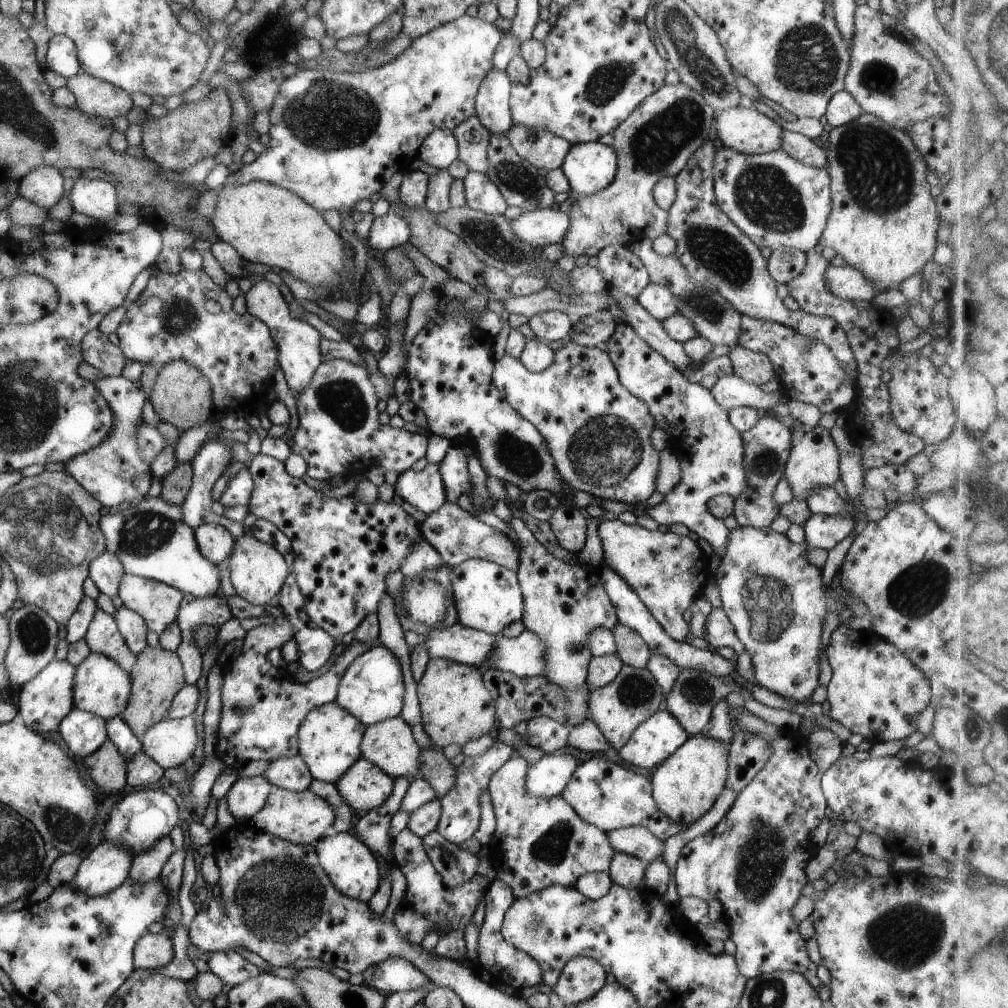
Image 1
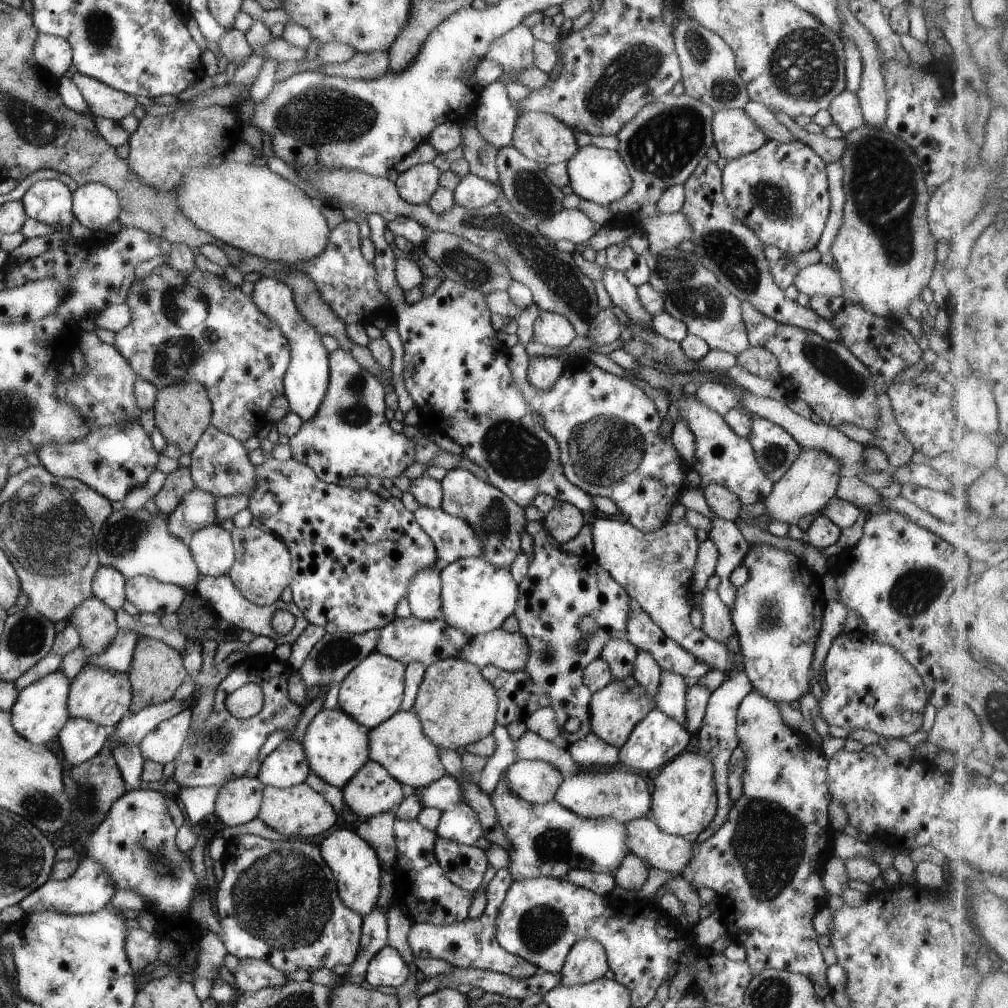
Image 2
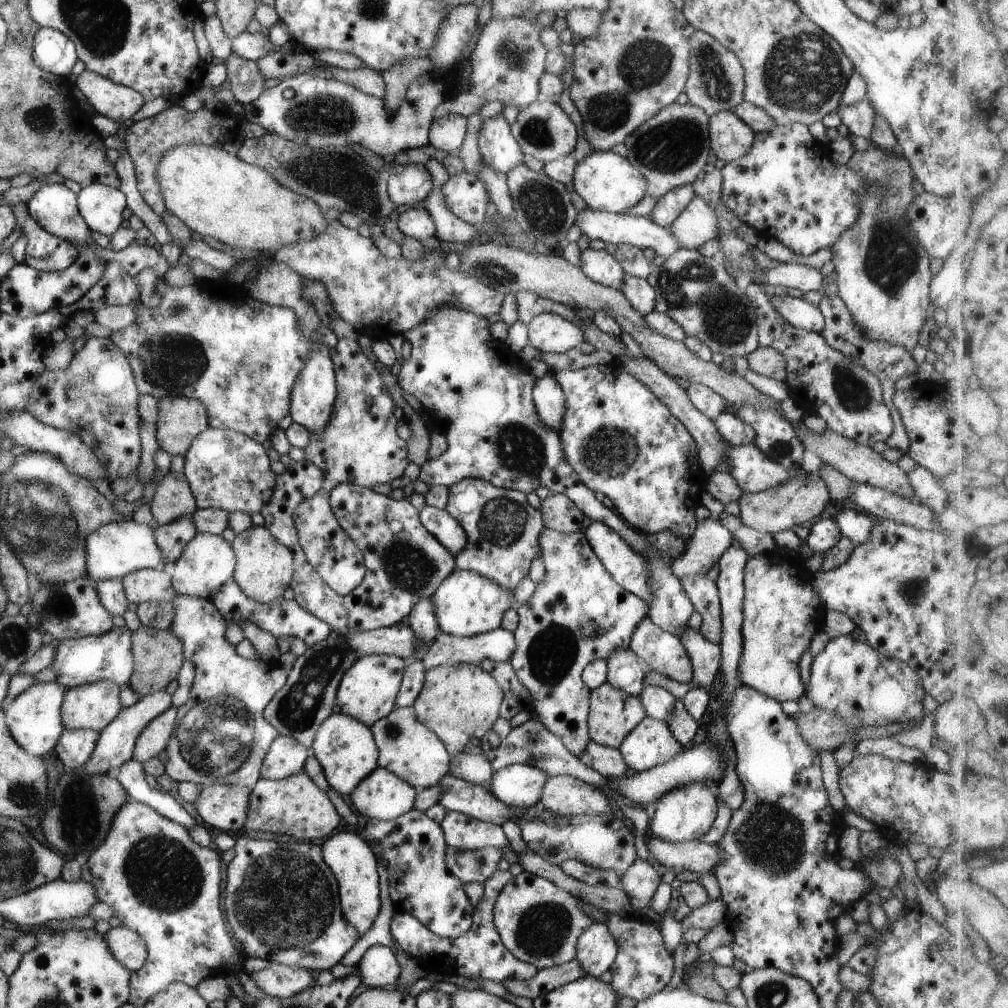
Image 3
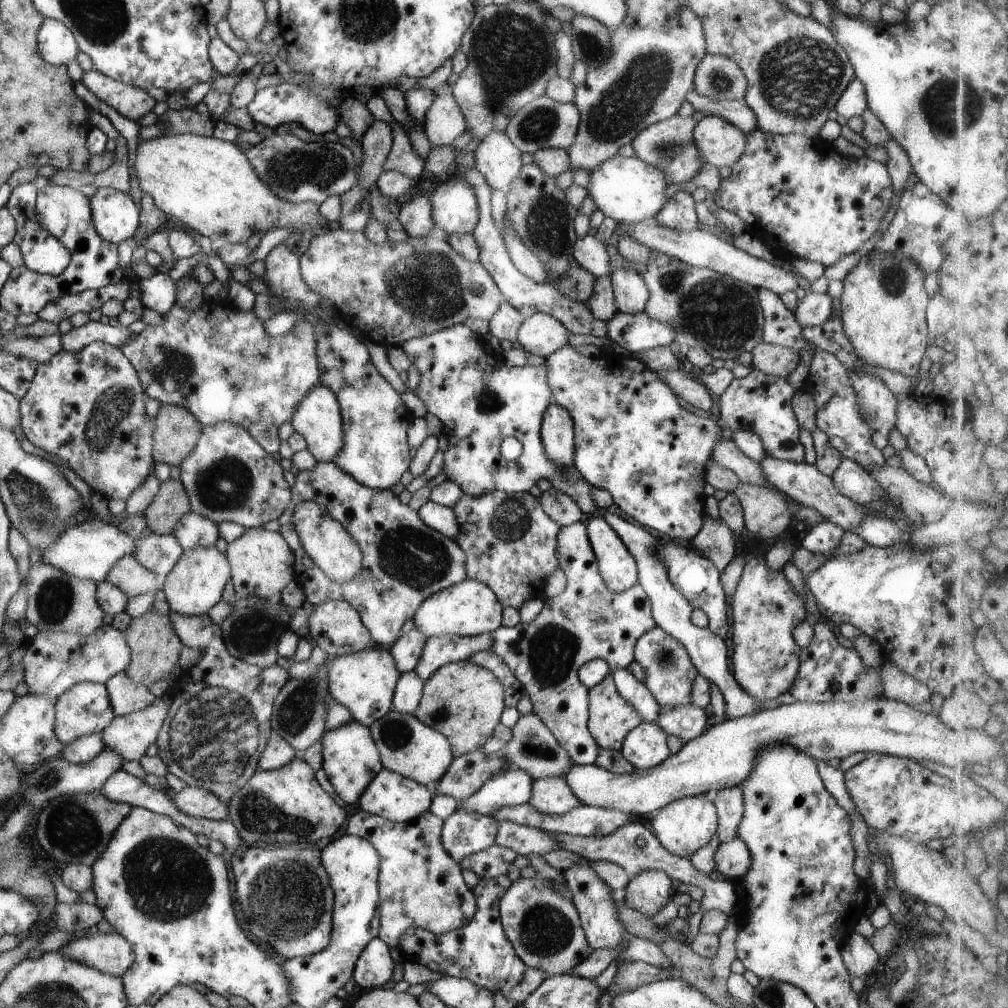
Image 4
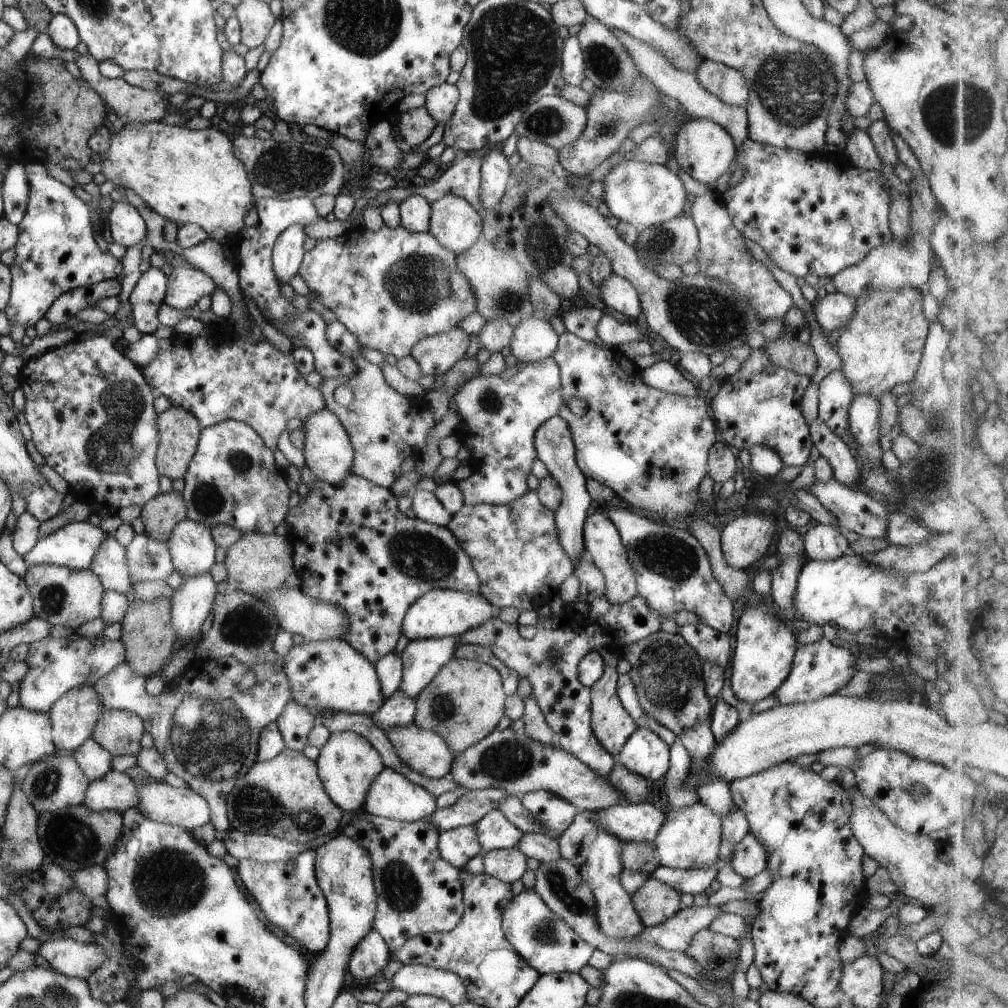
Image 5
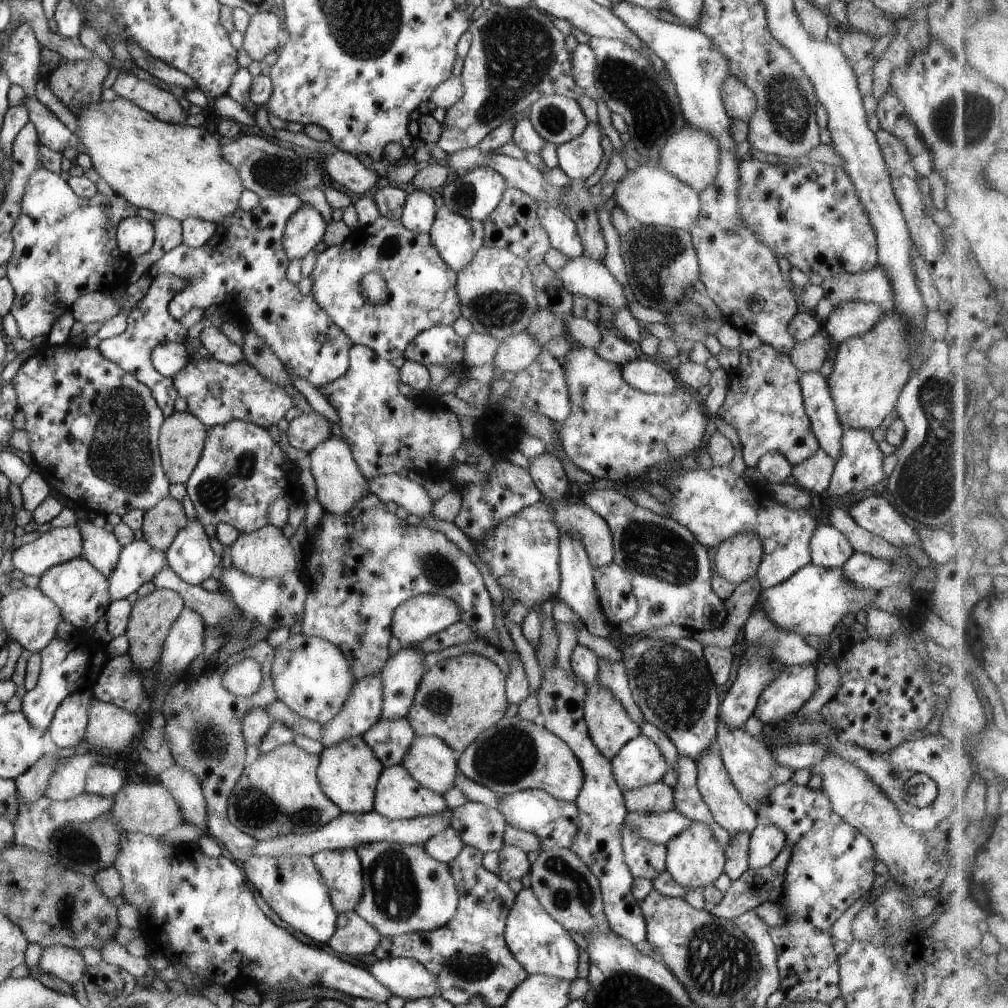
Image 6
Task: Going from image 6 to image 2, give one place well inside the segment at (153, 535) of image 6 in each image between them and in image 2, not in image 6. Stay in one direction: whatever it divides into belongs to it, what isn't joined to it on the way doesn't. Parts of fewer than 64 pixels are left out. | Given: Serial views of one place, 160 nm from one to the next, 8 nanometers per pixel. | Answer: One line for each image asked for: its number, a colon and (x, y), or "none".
2: (177, 483)
3: (173, 498)
4: (171, 502)
5: (160, 515)

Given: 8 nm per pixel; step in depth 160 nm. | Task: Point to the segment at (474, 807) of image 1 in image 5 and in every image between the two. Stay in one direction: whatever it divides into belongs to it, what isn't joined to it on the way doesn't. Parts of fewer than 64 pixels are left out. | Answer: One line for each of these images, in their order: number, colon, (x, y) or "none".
2: (460, 823)
3: (461, 832)
4: (462, 834)
5: (458, 845)

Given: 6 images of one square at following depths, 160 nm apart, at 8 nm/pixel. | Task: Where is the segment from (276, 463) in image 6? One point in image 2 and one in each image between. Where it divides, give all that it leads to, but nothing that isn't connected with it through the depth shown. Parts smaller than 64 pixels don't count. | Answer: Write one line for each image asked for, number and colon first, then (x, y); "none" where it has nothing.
2: (219, 464)
3: (225, 469)
4: (228, 476)
5: (230, 480)

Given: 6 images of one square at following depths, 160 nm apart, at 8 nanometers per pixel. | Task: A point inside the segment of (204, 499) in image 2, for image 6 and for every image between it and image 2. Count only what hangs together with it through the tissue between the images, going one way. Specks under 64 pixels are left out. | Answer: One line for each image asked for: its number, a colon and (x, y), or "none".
3: (172, 537)
4: (159, 553)
5: (149, 560)
6: (139, 562)

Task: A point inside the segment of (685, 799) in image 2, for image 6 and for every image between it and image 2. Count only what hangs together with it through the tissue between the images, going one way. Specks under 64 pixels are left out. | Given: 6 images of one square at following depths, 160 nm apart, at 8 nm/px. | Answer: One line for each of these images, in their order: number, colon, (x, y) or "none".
3: (686, 813)
4: (682, 827)
5: (690, 837)
6: (695, 858)

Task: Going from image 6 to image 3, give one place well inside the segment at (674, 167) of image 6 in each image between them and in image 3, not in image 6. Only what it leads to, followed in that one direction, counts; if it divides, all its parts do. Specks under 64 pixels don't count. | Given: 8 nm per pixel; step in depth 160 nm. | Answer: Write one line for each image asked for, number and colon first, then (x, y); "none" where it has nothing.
3: (730, 137)
4: (720, 143)
5: (704, 149)

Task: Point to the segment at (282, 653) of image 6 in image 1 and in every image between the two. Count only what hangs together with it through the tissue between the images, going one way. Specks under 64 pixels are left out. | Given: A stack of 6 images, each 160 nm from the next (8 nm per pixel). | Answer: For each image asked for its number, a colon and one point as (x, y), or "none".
1: (372, 689)
2: (371, 692)
3: (367, 691)
4: (364, 682)
5: (332, 676)

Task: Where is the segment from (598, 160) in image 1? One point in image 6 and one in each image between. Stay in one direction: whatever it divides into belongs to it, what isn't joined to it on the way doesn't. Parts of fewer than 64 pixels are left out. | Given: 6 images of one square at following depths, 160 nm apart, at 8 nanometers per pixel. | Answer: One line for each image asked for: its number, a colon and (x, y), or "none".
2: (599, 175)
3: (606, 181)
4: (627, 189)
5: (641, 194)
6: (649, 195)

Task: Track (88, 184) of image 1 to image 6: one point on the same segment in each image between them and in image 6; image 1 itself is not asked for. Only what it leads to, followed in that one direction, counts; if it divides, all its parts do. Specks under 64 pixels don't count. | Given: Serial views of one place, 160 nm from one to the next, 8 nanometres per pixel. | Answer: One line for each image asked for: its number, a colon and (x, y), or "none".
2: (95, 205)
3: (103, 208)
4: (116, 218)
5: (124, 225)
6: (136, 235)

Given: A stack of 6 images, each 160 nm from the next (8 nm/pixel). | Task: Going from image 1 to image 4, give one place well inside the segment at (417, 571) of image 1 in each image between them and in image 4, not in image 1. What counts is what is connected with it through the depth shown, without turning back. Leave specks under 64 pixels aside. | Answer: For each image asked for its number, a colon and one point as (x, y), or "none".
2: (424, 592)
3: (422, 619)
4: (406, 651)

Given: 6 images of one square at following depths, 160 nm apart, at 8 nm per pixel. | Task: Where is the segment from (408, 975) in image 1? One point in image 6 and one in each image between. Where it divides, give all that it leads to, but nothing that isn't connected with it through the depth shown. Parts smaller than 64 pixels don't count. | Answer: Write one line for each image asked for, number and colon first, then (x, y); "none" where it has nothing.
2: (387, 970)
3: (378, 967)
4: (375, 967)
5: (368, 960)
6: (353, 936)

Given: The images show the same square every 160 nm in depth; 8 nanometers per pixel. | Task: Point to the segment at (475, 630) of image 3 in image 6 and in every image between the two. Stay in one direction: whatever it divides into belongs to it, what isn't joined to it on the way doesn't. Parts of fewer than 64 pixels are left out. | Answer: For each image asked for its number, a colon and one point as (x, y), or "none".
4: (469, 608)
5: (438, 613)
6: (416, 619)

